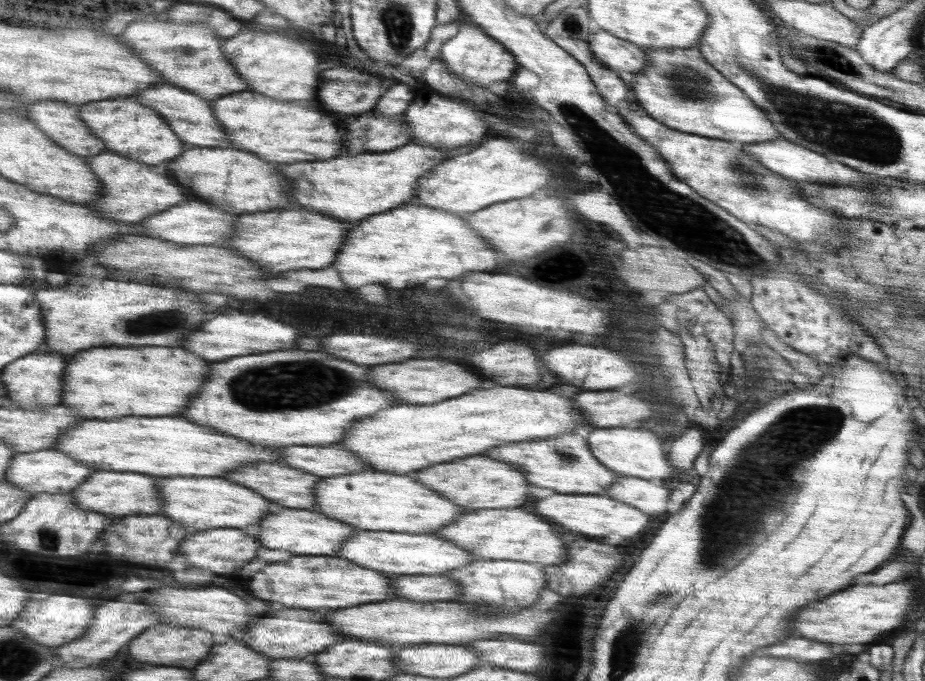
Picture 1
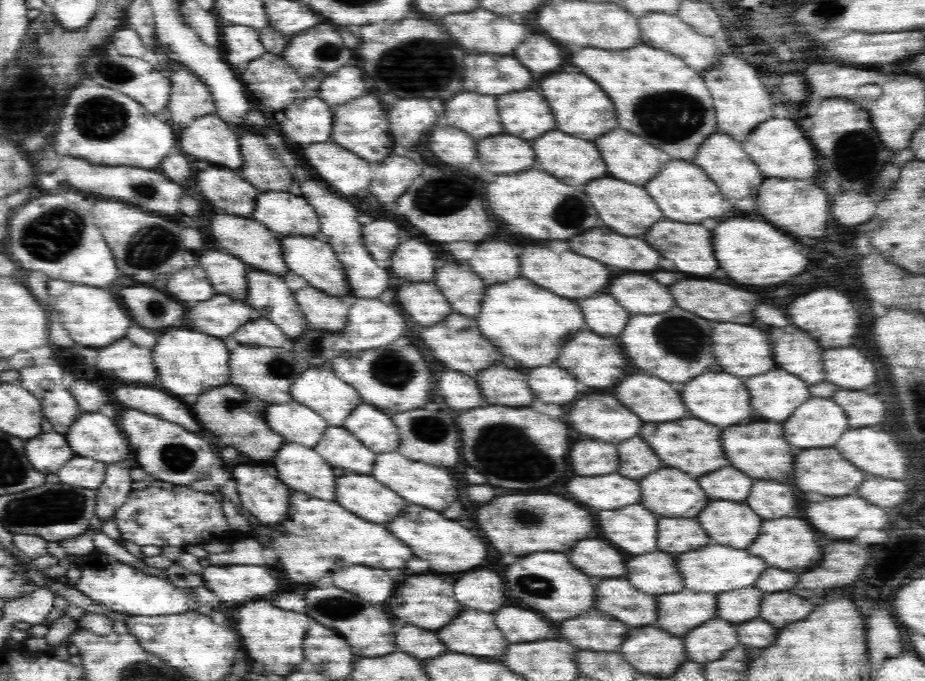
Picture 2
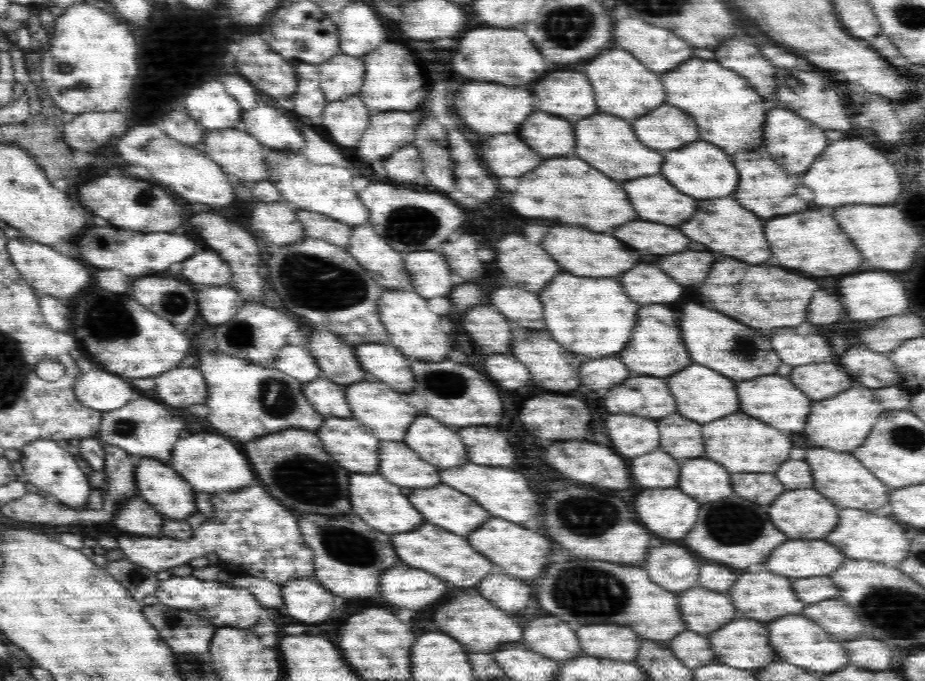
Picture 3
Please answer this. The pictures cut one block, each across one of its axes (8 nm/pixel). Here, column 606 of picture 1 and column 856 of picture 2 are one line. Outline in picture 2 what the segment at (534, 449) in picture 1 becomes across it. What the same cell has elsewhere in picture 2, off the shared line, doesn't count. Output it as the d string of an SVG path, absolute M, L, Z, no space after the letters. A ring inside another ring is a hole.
M814 448L814 450L804 450L798 456L798 462L794 464L794 486L802 492L820 492L826 496L842 496L850 494L852 490L858 488L858 484L869 478L866 472L862 472L844 455L838 454L837 448Z

